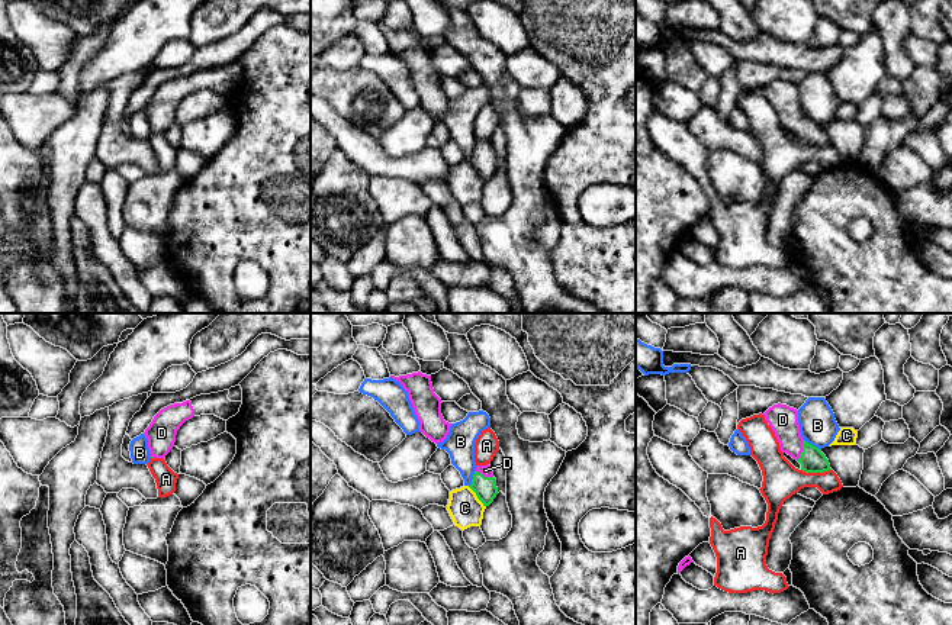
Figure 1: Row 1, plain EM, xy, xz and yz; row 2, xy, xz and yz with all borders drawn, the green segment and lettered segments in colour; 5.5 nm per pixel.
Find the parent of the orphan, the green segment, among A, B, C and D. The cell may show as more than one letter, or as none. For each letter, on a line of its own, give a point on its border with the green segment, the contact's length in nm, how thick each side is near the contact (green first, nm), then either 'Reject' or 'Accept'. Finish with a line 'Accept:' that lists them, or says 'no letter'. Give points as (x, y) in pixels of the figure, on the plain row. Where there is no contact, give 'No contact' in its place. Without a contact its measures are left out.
A: Touches green at yz (816, 147). Shared border 170 nm. Thickness 140 nm (green) against 200 nm. Reject
B: Touches green at yz (813, 121). Shared border 110 nm. Thickness 140 nm (green) against 200 nm. Reject
C: Touches green at xz (476, 170). Shared border 160 nm. Thickness 130 nm (green) against 180 nm. Reject
D: Touches green at yz (803, 126). Shared border 120 nm. Thickness 140 nm (green) against 160 nm. Accept
Accept: D

